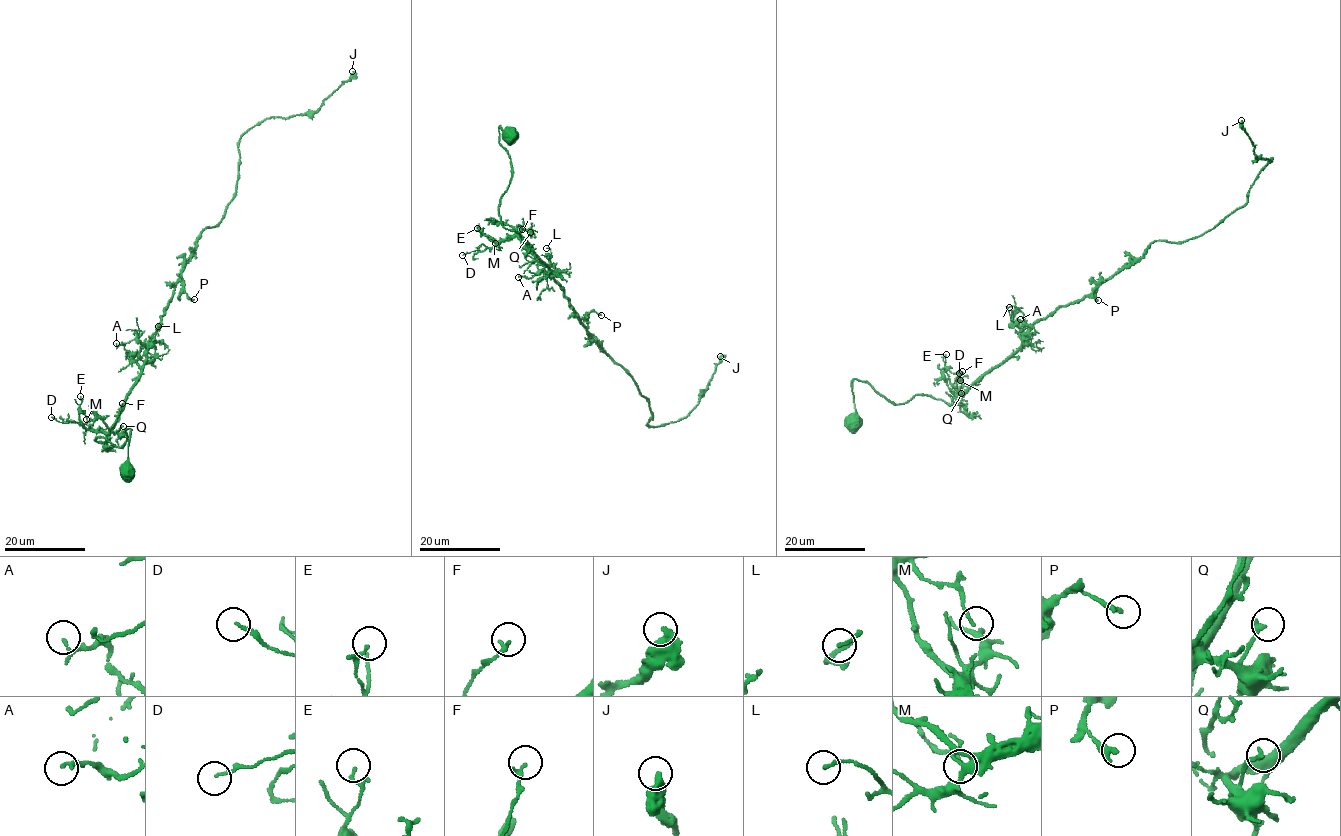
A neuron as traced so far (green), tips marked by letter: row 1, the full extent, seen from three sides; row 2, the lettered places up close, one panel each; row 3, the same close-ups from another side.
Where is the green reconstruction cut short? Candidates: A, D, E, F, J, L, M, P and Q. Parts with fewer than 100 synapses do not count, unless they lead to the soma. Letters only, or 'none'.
none

